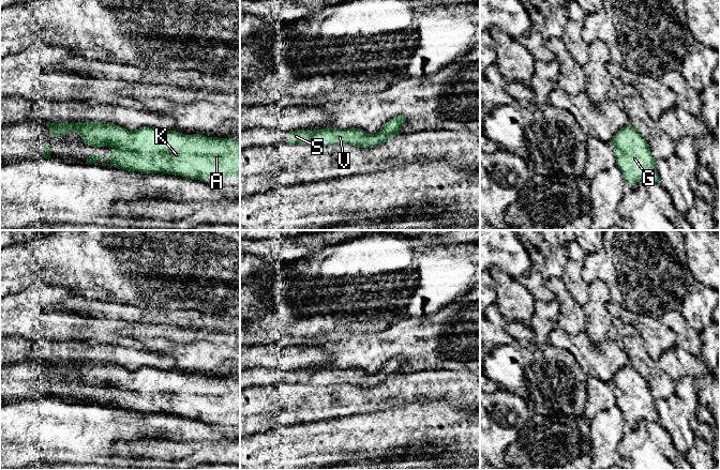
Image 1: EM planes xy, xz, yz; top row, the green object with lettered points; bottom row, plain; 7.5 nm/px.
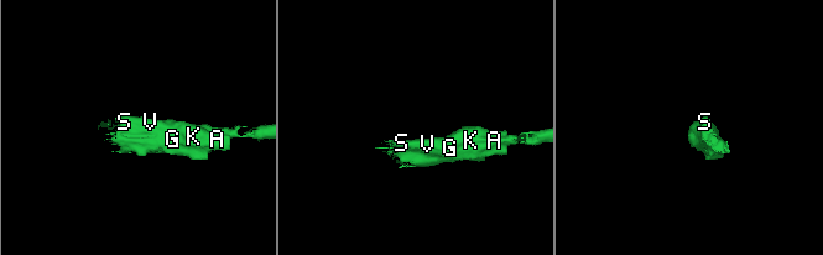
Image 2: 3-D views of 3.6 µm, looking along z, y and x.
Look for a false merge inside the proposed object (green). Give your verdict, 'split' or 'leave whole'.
leave whole

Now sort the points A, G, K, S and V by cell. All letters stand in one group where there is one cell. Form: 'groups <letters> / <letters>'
groups A G K S V

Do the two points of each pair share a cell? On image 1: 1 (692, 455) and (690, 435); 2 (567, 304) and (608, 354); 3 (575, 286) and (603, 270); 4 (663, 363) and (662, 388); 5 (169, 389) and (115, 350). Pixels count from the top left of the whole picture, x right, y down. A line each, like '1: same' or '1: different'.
1: different
2: different
3: different
4: different
5: different

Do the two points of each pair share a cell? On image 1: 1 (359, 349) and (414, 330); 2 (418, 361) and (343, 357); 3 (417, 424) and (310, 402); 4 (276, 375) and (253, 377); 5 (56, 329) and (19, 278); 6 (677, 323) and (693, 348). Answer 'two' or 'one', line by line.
1: one
2: one
3: two
4: one
5: two
6: one

